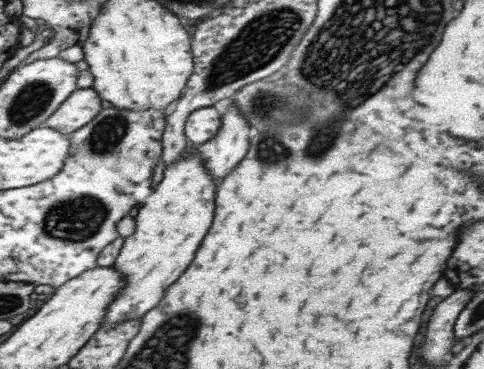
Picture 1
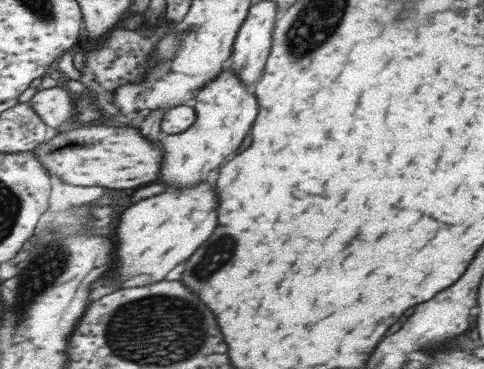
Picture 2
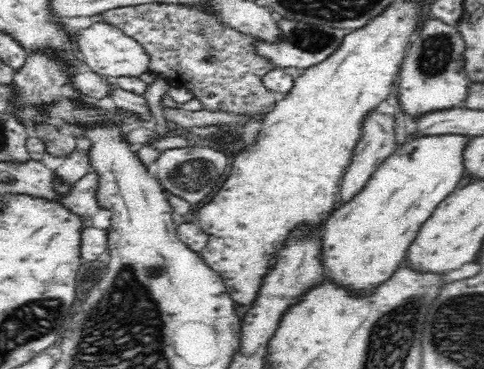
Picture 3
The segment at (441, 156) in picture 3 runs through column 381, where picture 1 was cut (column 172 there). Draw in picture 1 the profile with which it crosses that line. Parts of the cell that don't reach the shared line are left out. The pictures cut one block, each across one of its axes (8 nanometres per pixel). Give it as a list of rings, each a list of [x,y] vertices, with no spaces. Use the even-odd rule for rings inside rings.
[[[191,154],[165,168],[163,180],[139,208],[139,214],[135,216],[135,230],[131,236],[121,240],[121,252],[111,266],[113,272],[123,278],[123,286],[107,306],[99,328],[109,330],[129,320],[139,322],[155,308],[155,304],[163,298],[165,288],[171,286],[193,260],[193,254],[211,224],[217,186],[201,164],[199,156]]]

